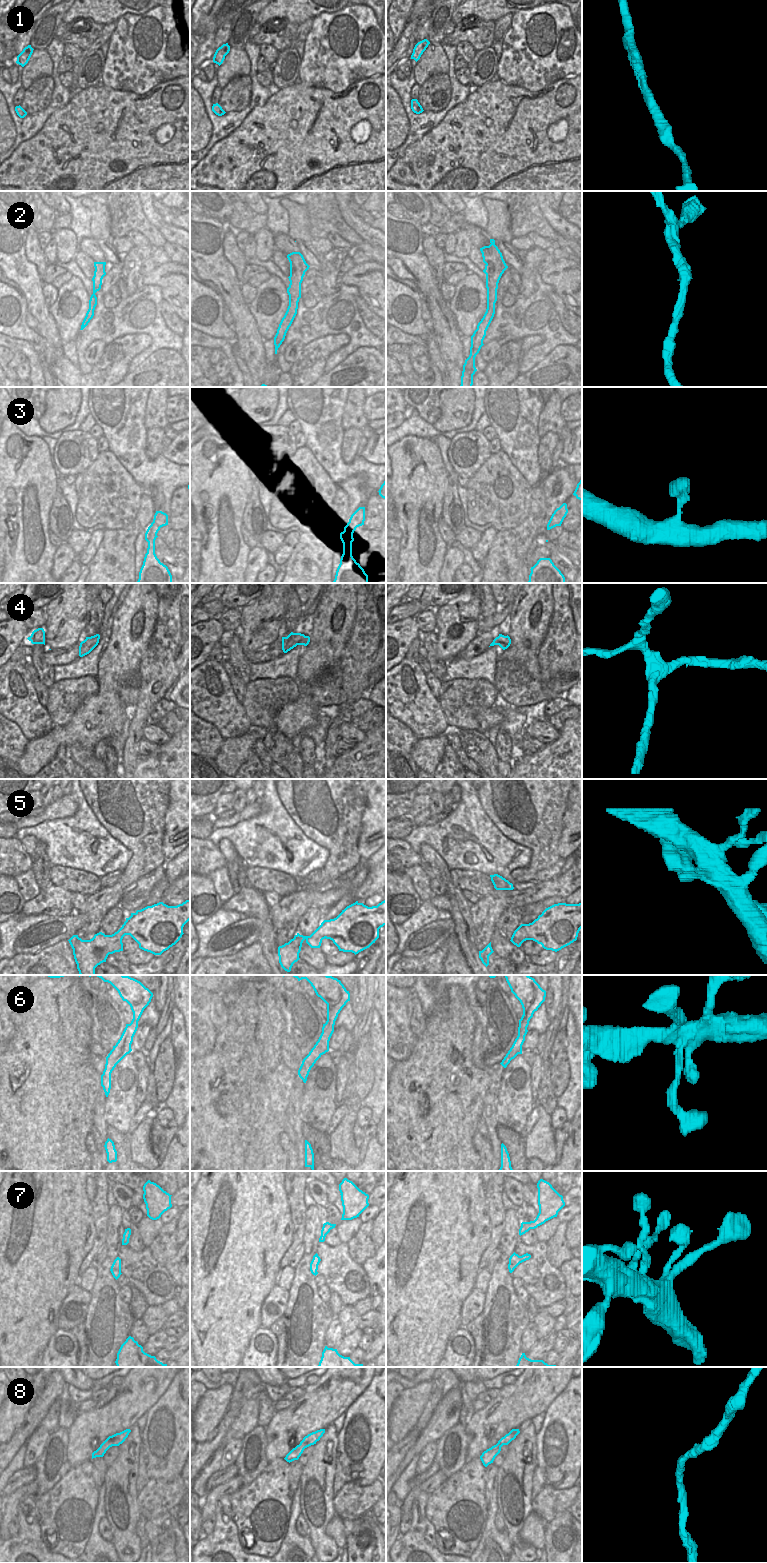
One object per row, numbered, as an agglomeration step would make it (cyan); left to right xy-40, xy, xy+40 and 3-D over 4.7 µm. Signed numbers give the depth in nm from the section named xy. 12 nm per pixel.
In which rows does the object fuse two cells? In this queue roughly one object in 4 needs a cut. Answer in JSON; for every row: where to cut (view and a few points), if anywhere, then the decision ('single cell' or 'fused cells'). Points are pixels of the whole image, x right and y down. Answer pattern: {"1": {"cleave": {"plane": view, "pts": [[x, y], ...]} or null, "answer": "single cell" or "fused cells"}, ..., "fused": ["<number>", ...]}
{"1": {"cleave": {"plane": "xy+40", "pts": [[417, 43], [428, 44]]}, "answer": "fused cells"}, "2": {"cleave": null, "answer": "single cell"}, "3": {"cleave": null, "answer": "single cell"}, "4": {"cleave": null, "answer": "single cell"}, "5": {"cleave": null, "answer": "single cell"}, "6": {"cleave": null, "answer": "single cell"}, "7": {"cleave": null, "answer": "single cell"}, "8": {"cleave": null, "answer": "single cell"}, "fused": ["1"]}

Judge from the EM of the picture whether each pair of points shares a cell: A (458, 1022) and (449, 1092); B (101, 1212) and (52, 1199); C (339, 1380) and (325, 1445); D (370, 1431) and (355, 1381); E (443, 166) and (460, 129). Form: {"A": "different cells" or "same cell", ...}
{"A": "same cell", "B": "different cells", "C": "different cells", "D": "different cells", "E": "same cell"}

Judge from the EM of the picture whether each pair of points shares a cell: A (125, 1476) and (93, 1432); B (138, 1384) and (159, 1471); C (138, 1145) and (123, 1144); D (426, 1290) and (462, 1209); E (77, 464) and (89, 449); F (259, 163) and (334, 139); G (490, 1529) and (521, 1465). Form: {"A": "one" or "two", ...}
{"A": "two", "B": "two", "C": "two", "D": "one", "E": "one", "F": "one", "G": "two"}

